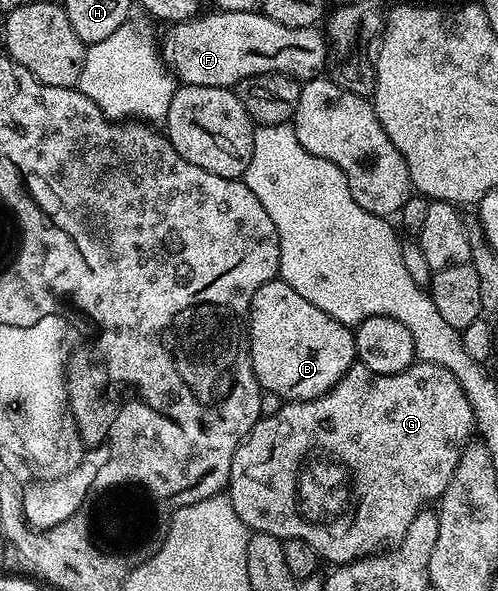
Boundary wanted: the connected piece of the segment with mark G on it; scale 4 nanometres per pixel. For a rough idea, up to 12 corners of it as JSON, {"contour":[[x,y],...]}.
{"contour":[[357,362],[262,415],[227,495],[333,566],[400,541],[475,432],[455,374]]}

